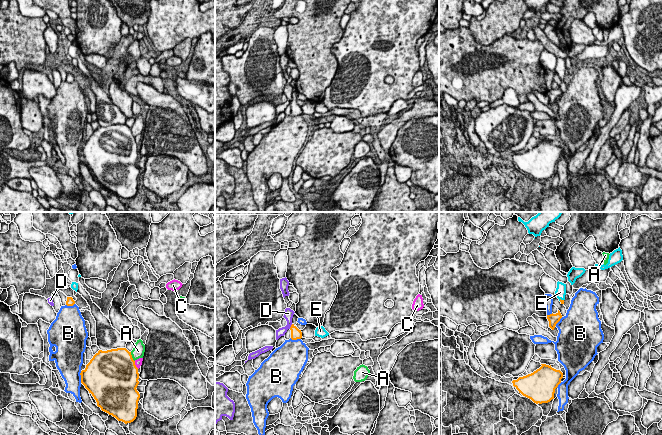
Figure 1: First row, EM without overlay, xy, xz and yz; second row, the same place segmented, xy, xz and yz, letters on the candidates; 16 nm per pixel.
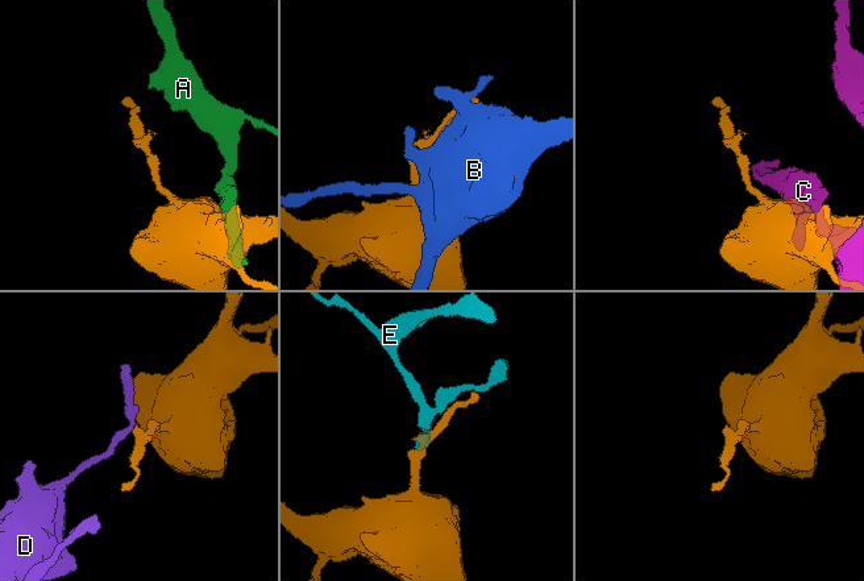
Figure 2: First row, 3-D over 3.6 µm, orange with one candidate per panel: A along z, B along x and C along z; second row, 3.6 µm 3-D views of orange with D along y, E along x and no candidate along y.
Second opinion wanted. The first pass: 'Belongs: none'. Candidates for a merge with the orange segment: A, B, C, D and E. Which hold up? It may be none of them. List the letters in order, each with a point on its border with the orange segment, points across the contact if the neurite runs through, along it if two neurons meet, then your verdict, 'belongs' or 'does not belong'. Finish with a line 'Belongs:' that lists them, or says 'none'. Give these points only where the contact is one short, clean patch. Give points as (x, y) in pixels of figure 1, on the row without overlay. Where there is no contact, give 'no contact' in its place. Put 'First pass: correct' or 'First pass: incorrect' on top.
First pass: incorrect
A: contact xy (131, 133); does not belong
B: contact xy (81, 153); does not belong
C: contact xy (135, 141); does not belong
D: contact xz (291, 102); does not belong
E: contact yz (560, 75); way yz (562, 77), (560, 75), (560, 68); belongs
Belongs: E

